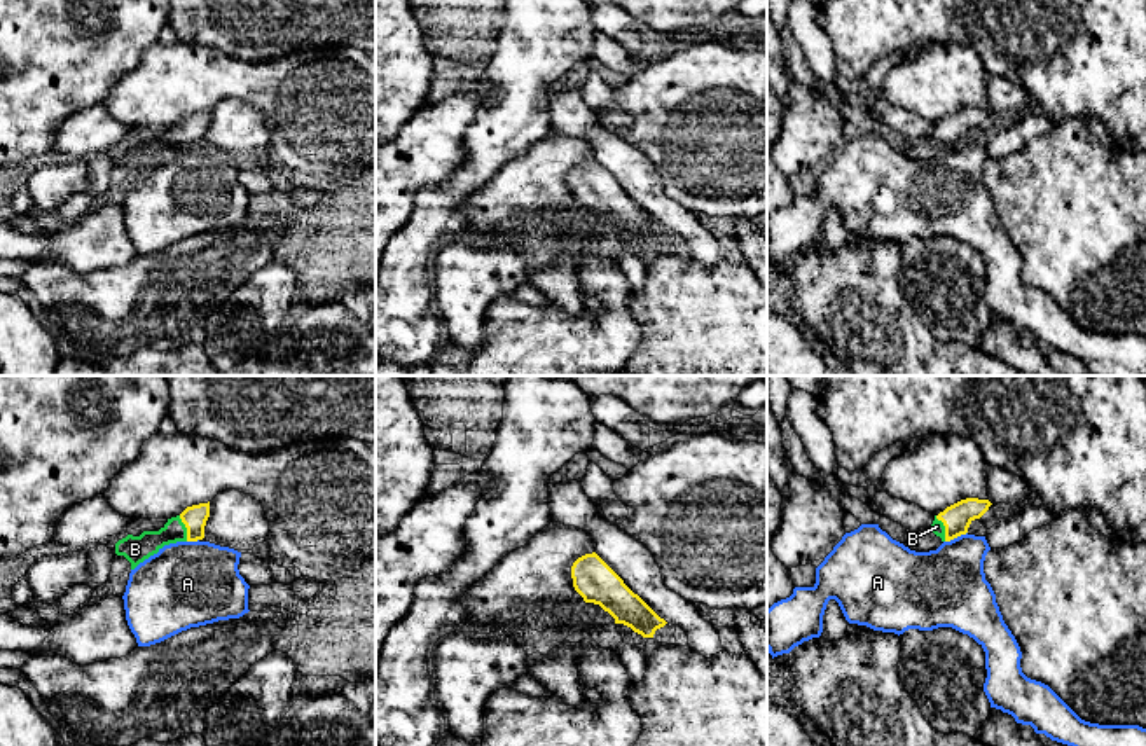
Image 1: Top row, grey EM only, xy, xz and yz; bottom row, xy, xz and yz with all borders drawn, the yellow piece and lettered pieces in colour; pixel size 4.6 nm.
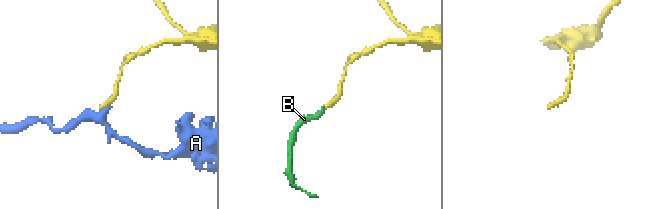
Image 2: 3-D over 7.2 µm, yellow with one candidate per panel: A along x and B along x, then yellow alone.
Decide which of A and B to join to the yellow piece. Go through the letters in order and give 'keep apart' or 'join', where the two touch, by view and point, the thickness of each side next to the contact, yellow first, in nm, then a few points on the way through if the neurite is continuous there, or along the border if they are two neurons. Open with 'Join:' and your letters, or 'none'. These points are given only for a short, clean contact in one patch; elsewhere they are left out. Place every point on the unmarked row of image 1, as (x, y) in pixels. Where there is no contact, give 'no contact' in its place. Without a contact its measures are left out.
Join: B
A: keep apart | yz (956, 145) | 130/360 nm | along yz (966, 140), (945, 151)
B: join | yz (945, 137) | 130/60 nm | across yz (956, 126), (945, 137), (937, 135)

